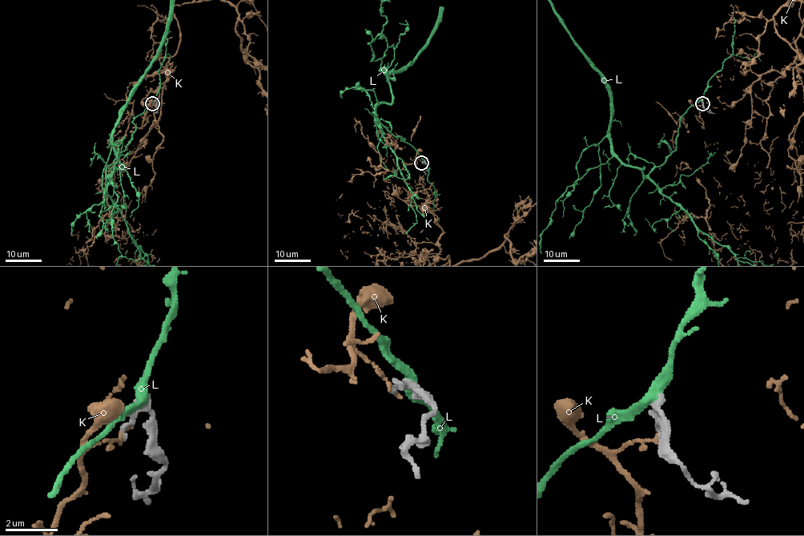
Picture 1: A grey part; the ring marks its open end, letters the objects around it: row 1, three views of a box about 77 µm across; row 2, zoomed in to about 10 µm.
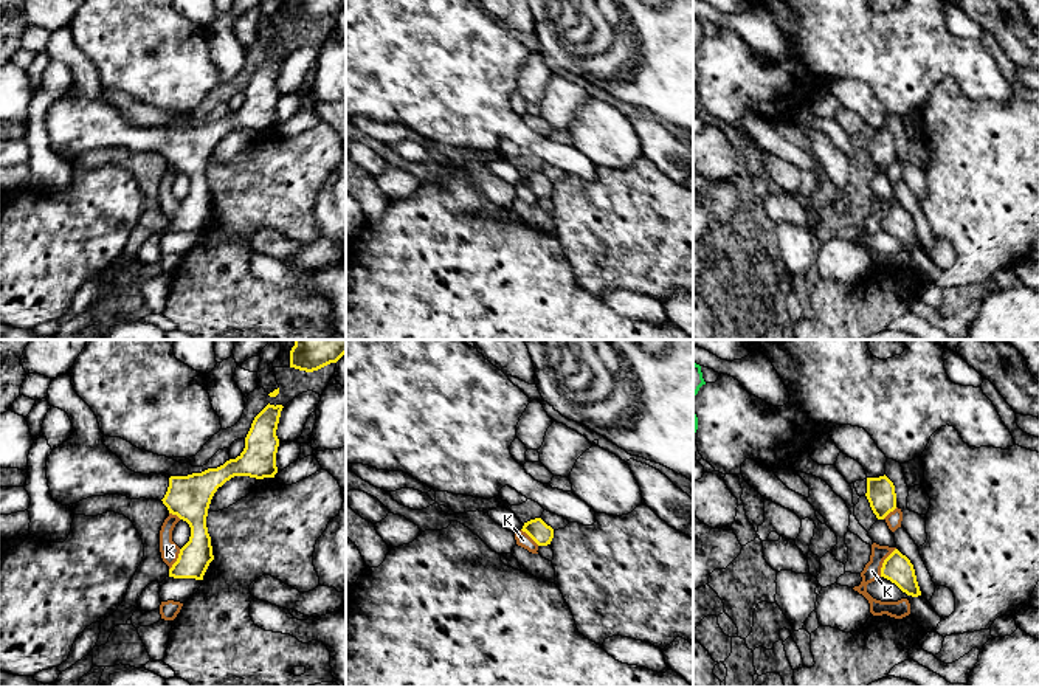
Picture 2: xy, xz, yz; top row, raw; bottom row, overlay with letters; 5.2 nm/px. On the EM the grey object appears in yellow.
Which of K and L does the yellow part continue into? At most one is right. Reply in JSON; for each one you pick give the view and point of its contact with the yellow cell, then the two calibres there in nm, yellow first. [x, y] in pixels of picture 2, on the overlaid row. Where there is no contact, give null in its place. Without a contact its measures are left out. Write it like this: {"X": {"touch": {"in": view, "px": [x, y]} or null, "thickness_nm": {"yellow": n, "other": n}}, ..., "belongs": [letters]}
{"belongs": []}

